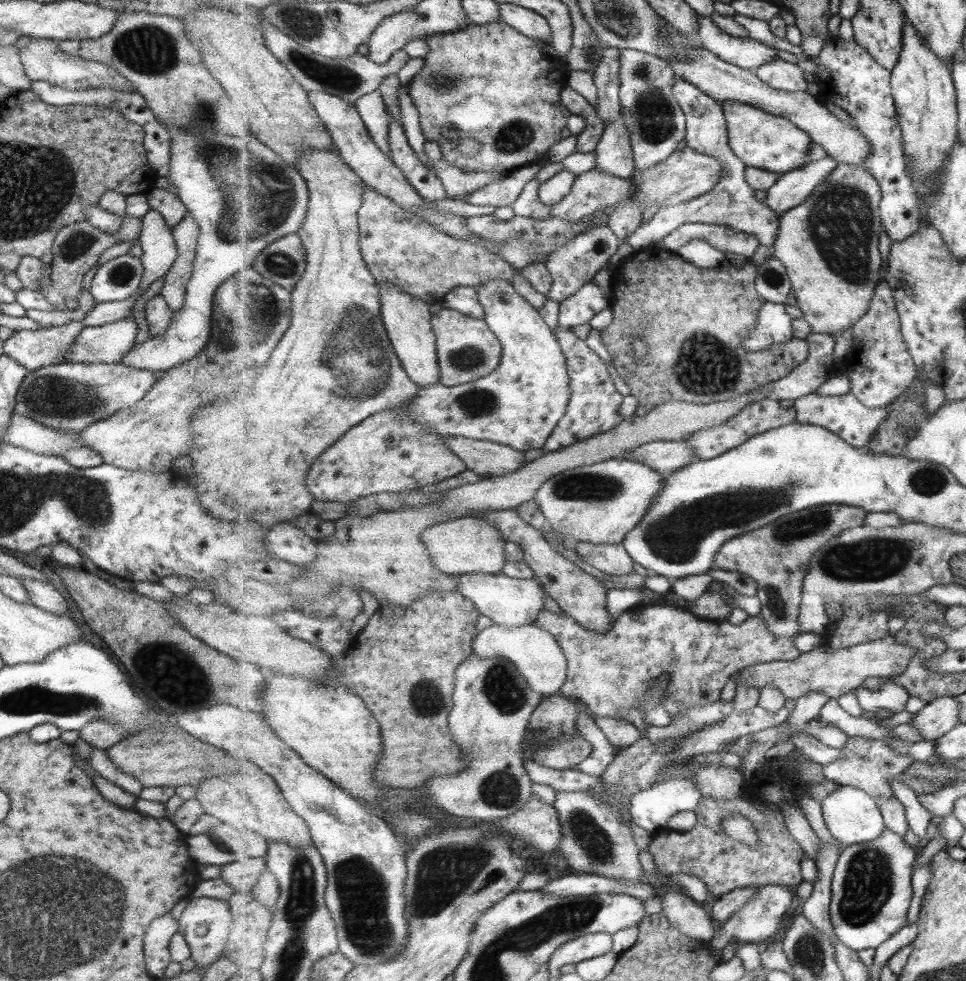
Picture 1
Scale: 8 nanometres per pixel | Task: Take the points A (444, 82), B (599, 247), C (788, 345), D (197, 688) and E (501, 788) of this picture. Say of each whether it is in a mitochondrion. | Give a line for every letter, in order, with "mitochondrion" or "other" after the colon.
A: mitochondrion
B: other
C: other
D: mitochondrion
E: mitochondrion

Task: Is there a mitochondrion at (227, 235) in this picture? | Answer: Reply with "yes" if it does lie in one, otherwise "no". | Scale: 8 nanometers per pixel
yes

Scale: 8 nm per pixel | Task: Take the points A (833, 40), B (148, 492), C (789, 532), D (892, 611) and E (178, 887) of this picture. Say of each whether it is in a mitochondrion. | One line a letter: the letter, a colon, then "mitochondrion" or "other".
A: other
B: other
C: mitochondrion
D: other
E: other

